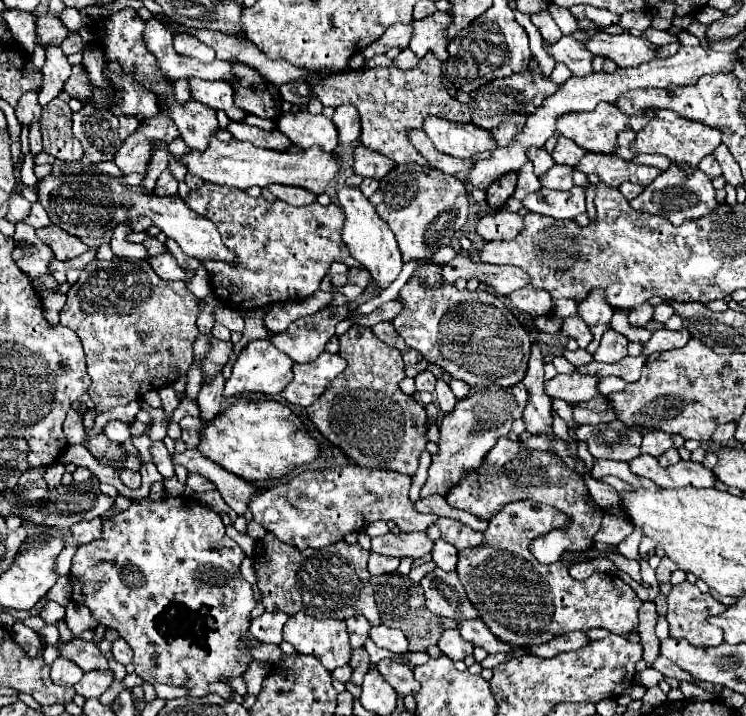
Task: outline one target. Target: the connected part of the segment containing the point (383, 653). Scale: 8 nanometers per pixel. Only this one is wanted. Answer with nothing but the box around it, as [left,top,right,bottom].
[364,637,393,665]

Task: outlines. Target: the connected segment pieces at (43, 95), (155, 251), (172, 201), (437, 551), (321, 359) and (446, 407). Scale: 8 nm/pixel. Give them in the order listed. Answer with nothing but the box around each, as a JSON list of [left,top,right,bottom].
[[40,47,70,105],[142,237,168,257],[38,173,234,261],[432,539,458,571],[280,353,346,407],[436,381,456,413]]

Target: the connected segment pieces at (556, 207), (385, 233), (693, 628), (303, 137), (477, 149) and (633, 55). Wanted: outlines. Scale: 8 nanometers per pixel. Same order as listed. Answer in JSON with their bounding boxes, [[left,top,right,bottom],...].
[[522,185,586,219],[338,187,402,291],[668,581,728,645],[278,113,338,151],[424,117,498,159],[586,31,658,67]]

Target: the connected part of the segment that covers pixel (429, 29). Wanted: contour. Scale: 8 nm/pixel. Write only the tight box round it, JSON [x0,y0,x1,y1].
[408,11,450,61]

